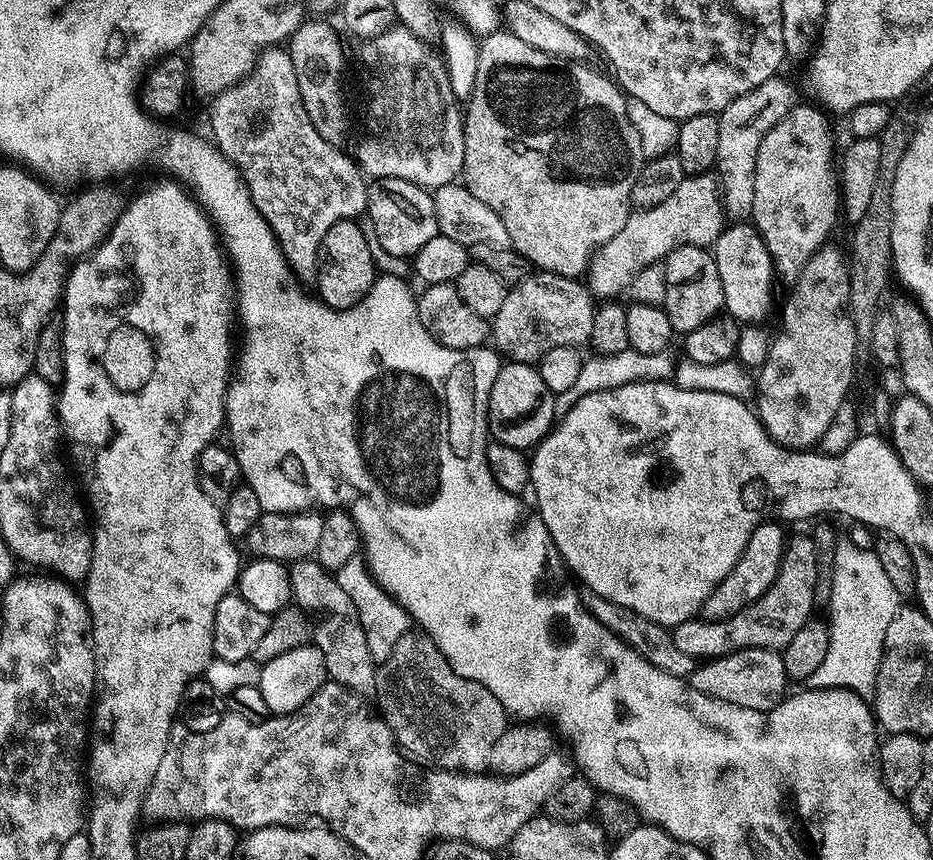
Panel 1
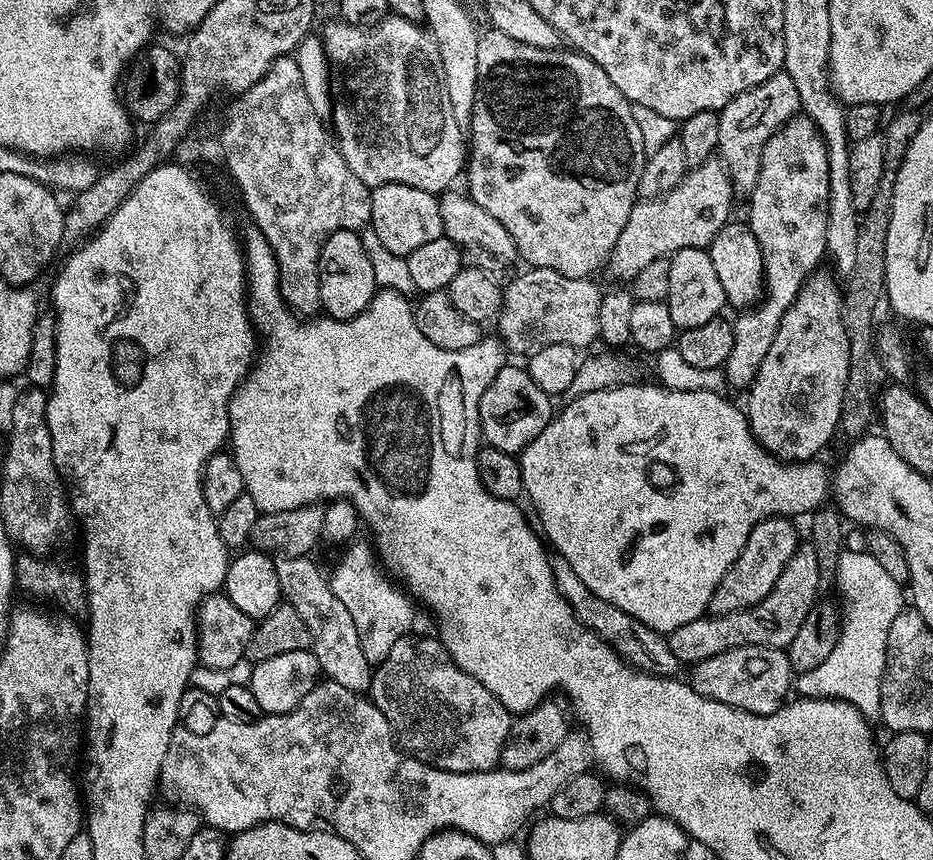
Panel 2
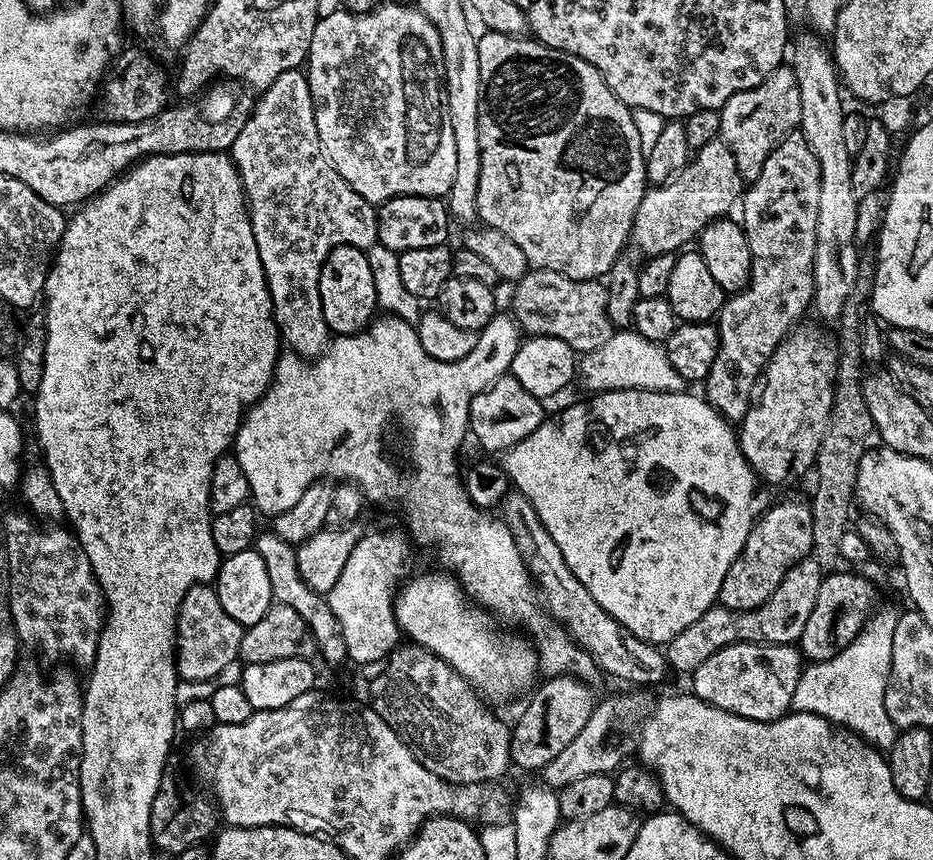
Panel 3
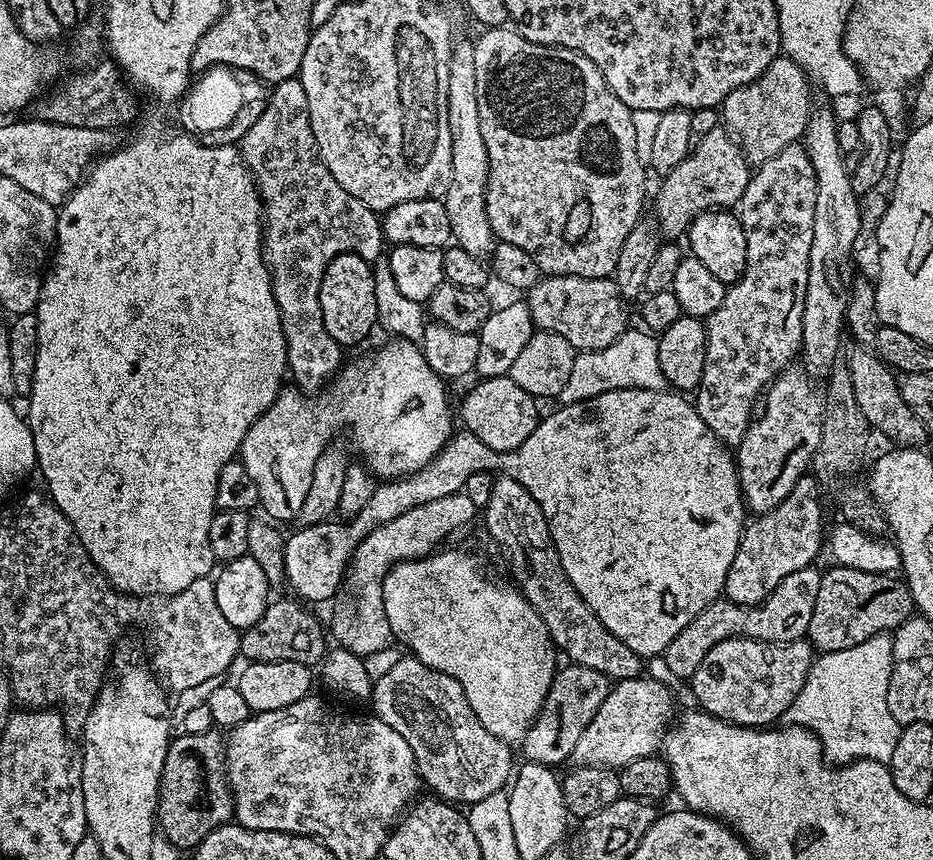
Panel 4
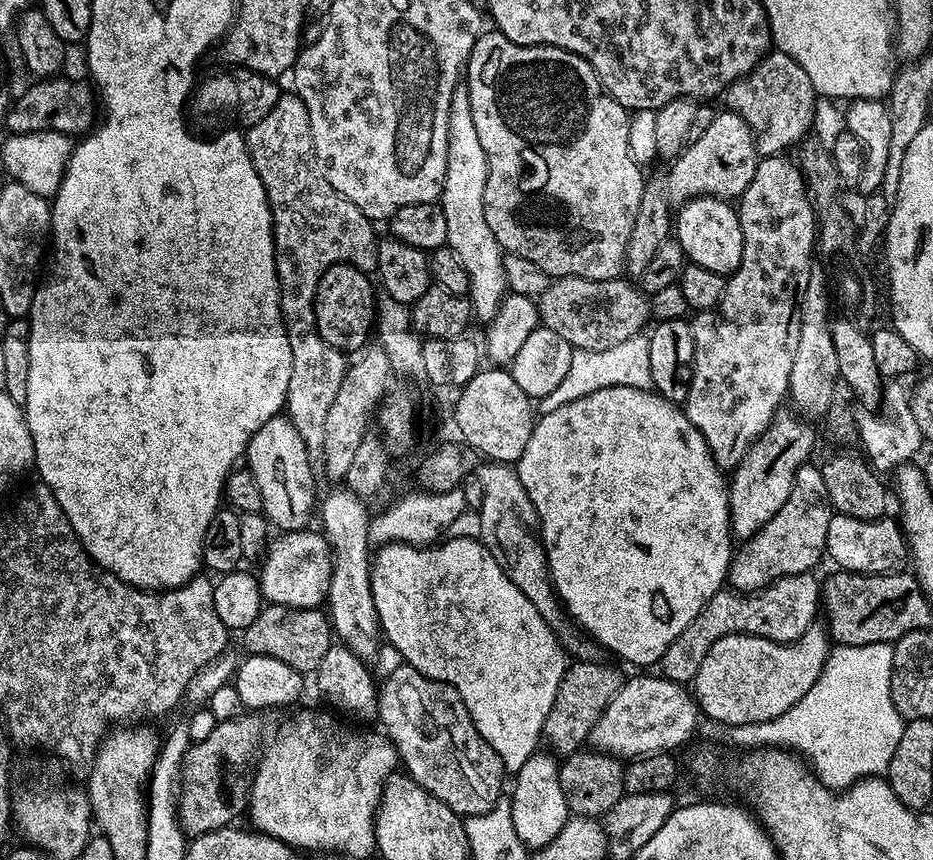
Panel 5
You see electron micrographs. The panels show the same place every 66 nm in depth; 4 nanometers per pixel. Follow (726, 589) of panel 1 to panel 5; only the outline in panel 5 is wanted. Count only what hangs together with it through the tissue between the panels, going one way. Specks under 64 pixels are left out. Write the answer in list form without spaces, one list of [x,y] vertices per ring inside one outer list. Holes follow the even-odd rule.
[[[815,463],[802,465],[782,510],[778,510],[778,514],[758,530],[758,534],[735,549],[727,583],[737,592],[760,592],[784,576],[812,572],[815,564],[825,559],[827,530],[833,515],[834,509],[826,494],[826,478],[822,478]]]

